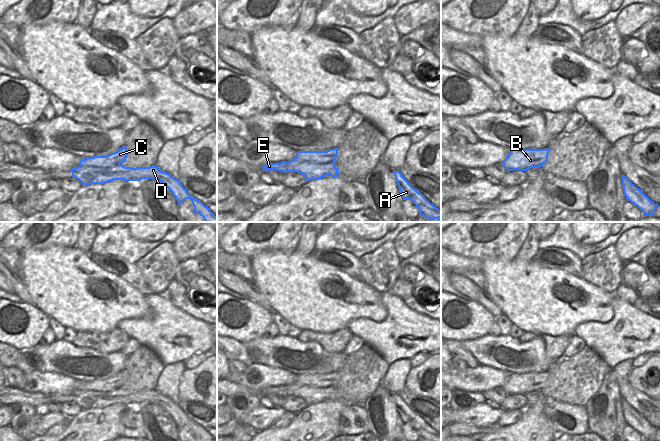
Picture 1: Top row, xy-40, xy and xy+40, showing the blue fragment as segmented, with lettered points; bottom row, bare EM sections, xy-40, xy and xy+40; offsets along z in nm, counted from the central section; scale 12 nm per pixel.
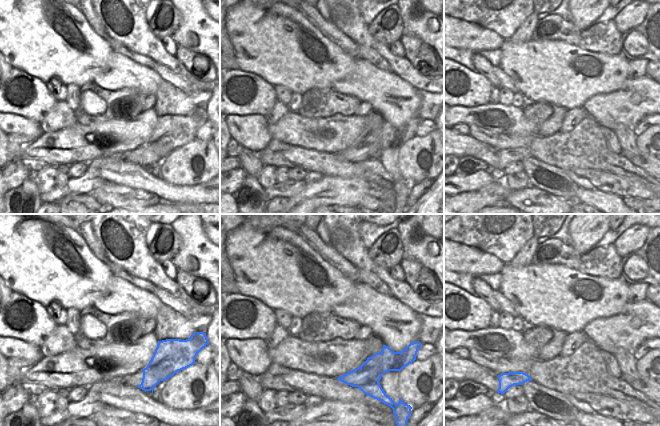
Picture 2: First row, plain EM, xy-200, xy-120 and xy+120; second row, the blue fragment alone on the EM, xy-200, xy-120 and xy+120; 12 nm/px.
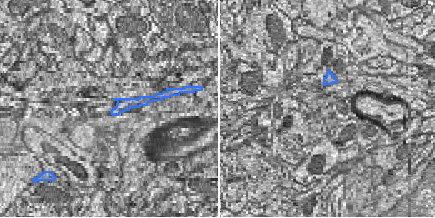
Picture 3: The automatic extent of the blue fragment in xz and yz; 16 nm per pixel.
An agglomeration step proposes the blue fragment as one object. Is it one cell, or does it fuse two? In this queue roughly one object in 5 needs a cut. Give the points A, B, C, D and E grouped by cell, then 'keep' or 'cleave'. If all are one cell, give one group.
A D / B C E | cleave

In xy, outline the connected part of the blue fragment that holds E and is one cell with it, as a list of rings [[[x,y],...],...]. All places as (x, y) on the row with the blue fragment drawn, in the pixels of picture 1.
[[[268,163],[268,164],[265,164],[265,165],[262,165],[261,168],[267,172],[271,169],[274,169],[276,171],[281,171],[283,173],[286,173],[287,172],[287,167],[284,167],[283,166],[283,163]]]

